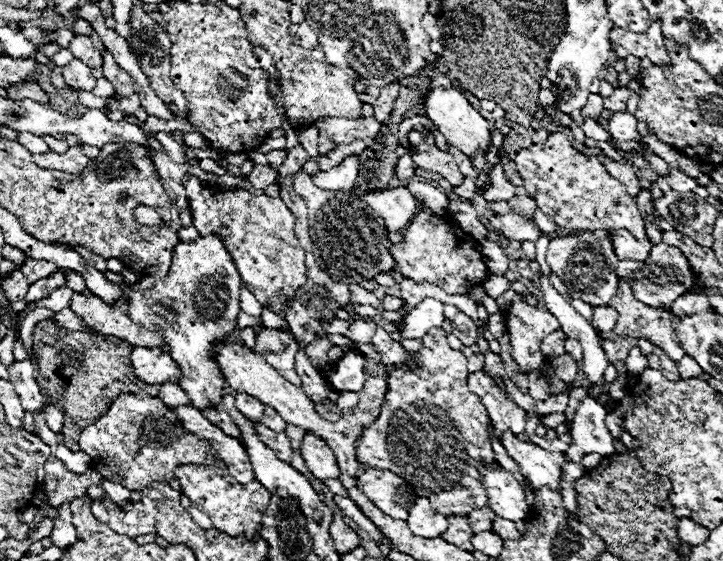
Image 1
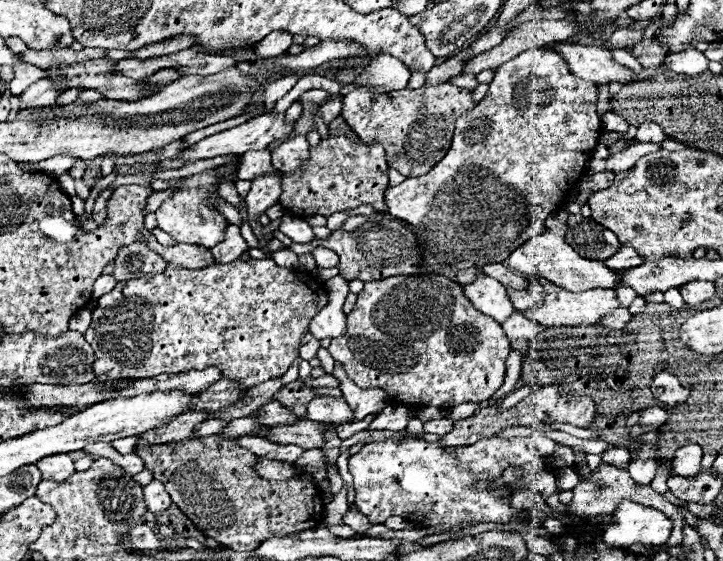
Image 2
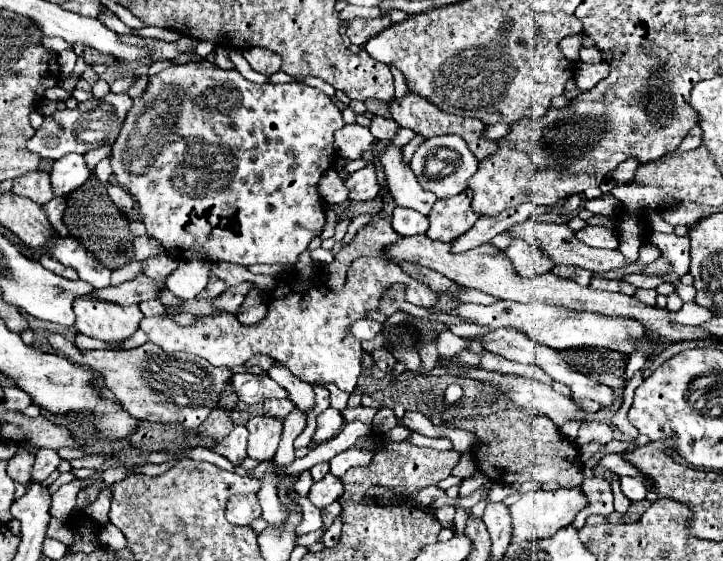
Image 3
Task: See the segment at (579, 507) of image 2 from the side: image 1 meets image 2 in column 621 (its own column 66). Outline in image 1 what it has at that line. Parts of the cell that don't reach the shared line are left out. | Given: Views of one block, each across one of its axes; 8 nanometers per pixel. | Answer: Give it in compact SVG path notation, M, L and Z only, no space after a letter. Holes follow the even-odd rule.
M52 454L44 462L44 470L46 470L44 490L48 492L50 506L54 508L60 508L64 502L70 502L72 498L82 496L90 486L100 486L104 482L104 476L100 476L96 470L86 470L84 474L70 472Z

